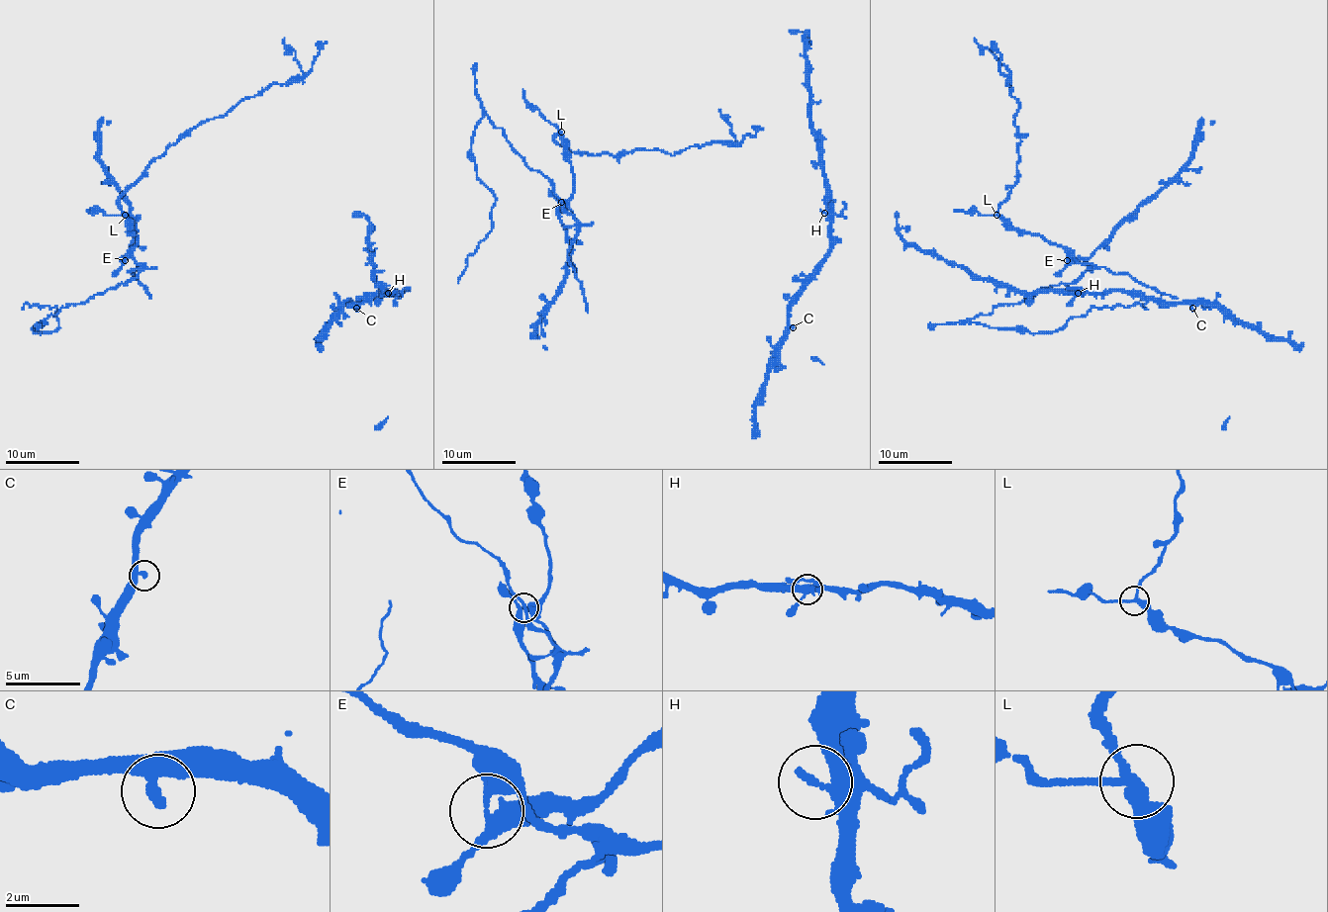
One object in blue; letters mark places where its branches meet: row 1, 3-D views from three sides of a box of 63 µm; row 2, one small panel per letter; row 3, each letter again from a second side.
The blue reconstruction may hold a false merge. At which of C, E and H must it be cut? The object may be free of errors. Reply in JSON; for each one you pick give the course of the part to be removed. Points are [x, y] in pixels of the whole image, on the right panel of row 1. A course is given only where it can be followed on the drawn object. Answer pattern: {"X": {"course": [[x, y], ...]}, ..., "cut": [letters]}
{"E": {"course": [[1067, 259], [1072, 255], [1089, 269], [1072, 283], [1050, 285], [971, 320], [1052, 333], [1096, 308], [1148, 310]]}, "cut": ["E"]}

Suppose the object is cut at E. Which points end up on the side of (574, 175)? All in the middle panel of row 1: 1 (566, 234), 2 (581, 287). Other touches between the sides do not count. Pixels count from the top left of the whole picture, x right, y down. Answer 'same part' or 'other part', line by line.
1: other part
2: same part

